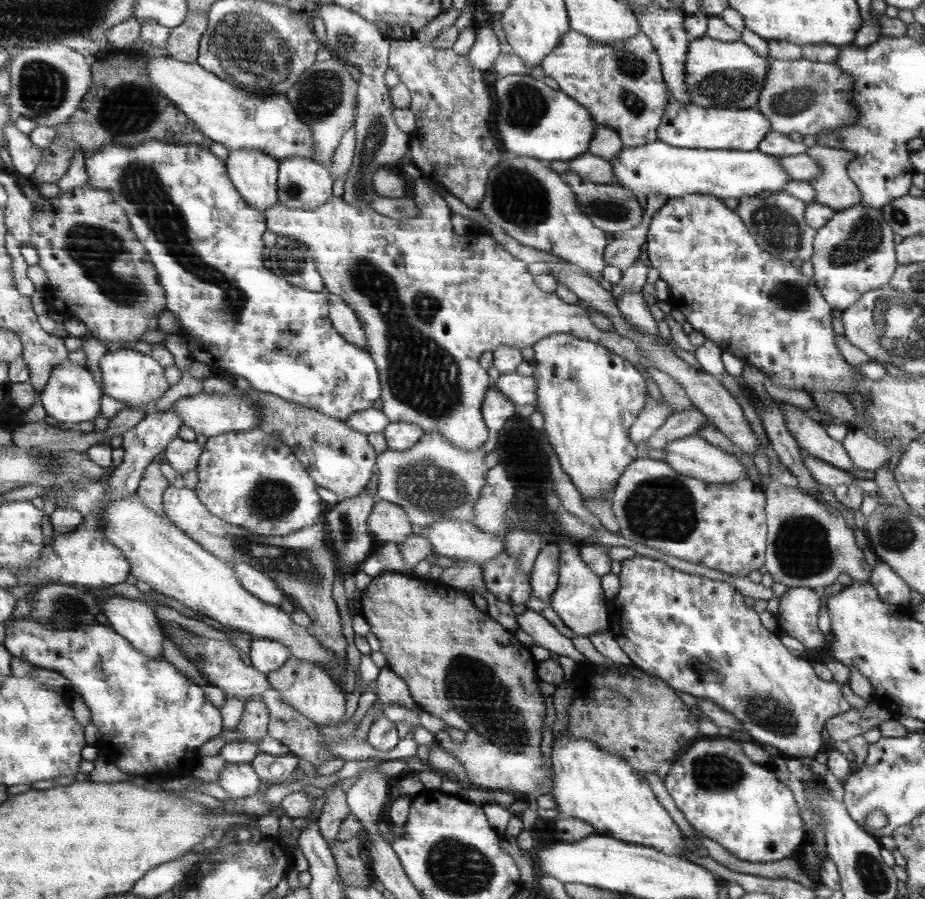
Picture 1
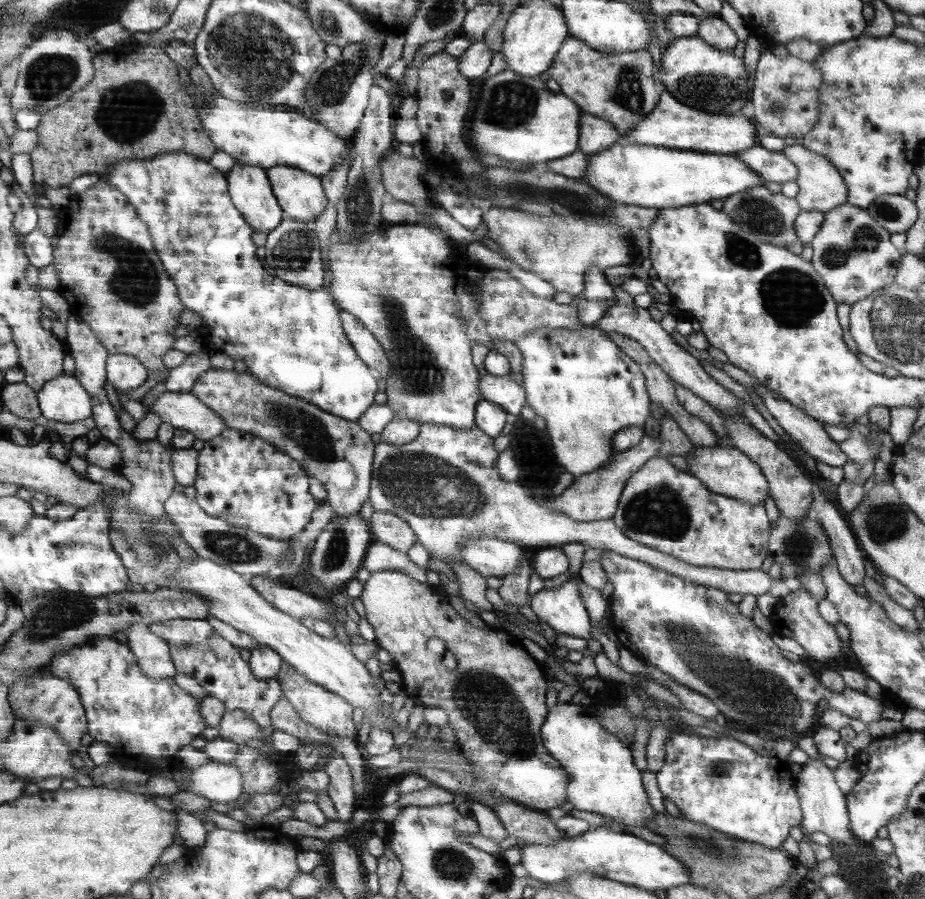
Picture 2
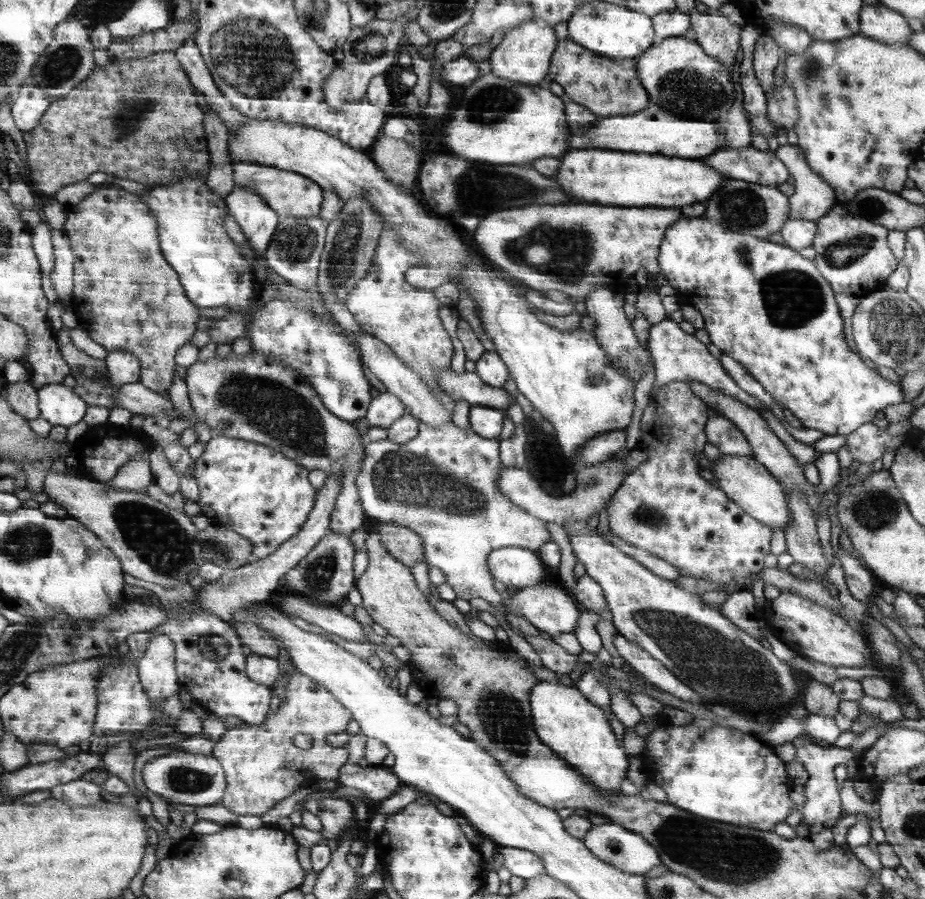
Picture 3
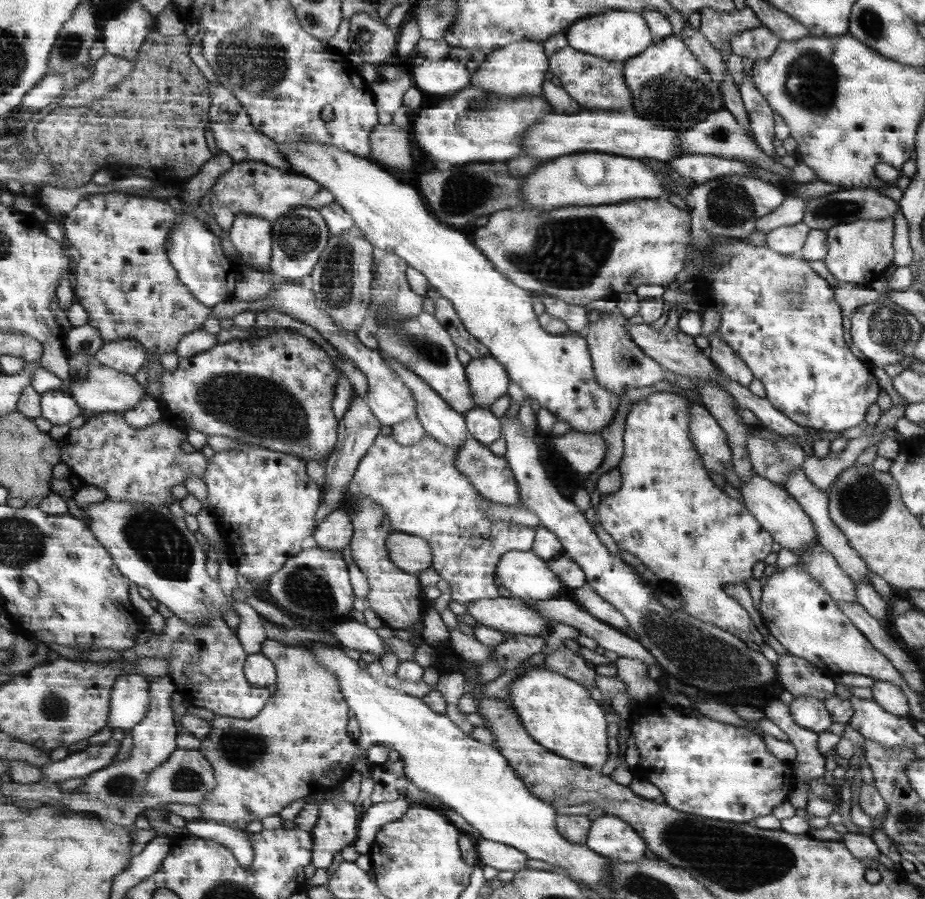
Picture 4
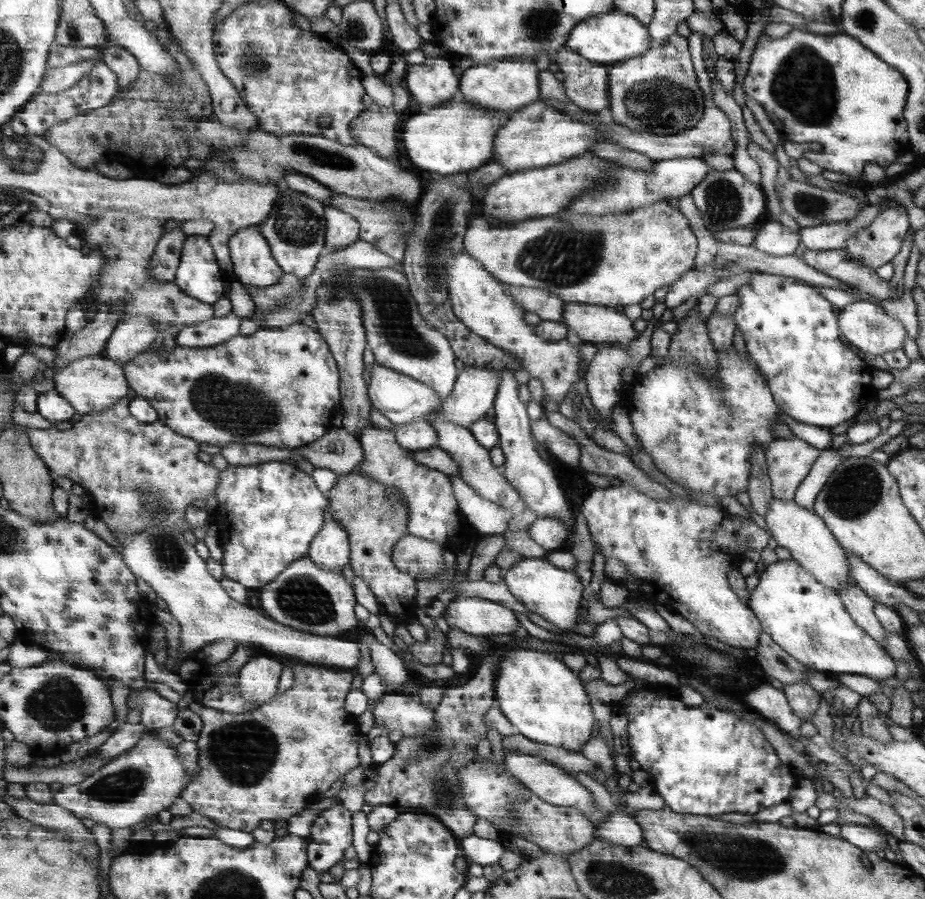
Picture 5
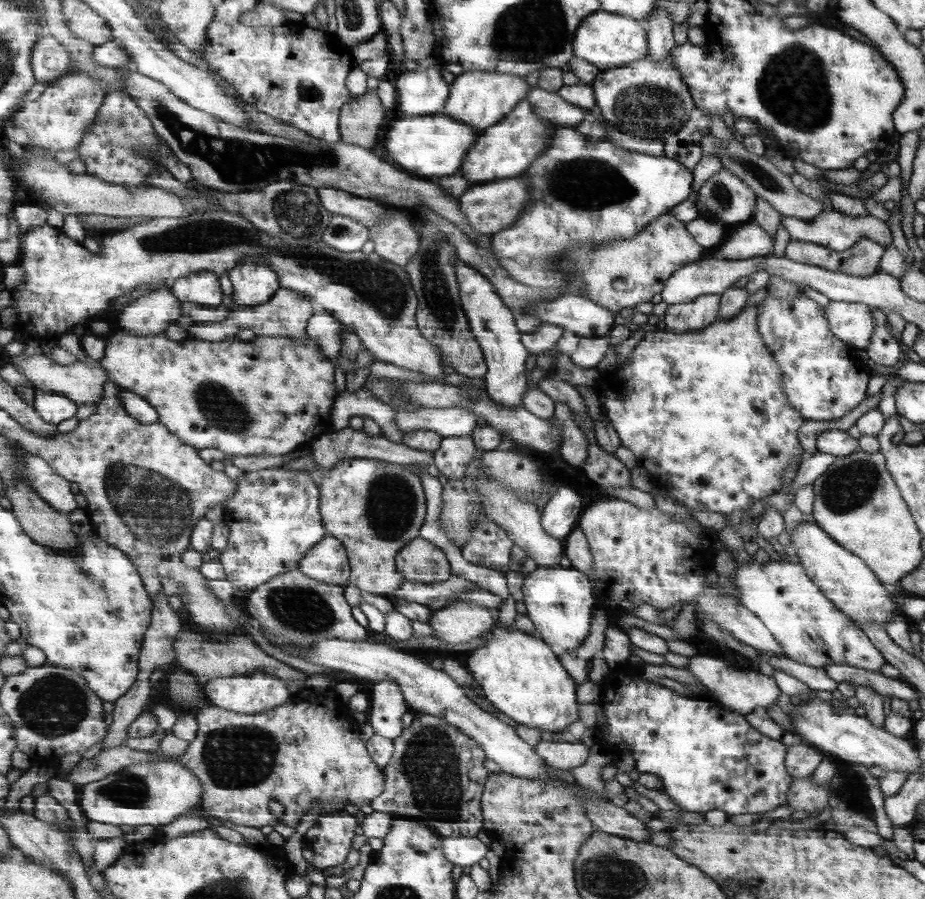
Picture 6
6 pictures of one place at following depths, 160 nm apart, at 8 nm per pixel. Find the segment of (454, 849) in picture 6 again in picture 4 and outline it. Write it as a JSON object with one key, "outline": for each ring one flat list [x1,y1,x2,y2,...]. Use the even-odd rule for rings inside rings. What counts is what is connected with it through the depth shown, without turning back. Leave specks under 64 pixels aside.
{"outline":[[478,838,474,840,474,849,478,858,476,864,491,866,496,871,511,871,513,873,526,868,524,867,526,856,516,848]]}

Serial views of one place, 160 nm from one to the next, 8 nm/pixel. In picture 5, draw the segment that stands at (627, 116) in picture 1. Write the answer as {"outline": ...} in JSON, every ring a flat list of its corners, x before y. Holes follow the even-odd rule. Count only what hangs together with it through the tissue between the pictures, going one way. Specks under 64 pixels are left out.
{"outline":[[567,47,556,52,552,60,564,74,562,85,568,100,581,110,606,115,609,109,607,66,588,62]]}

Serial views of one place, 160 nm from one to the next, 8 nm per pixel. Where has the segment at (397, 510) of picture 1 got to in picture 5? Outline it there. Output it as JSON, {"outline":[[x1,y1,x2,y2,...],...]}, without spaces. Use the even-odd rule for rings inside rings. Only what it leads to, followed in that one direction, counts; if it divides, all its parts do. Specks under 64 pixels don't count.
{"outline":[[408,532,396,543,392,550,392,562,405,574,410,574,413,578,425,579,440,576,445,572,443,557,441,557,443,548,437,546,435,542,429,542,420,537,409,535]]}

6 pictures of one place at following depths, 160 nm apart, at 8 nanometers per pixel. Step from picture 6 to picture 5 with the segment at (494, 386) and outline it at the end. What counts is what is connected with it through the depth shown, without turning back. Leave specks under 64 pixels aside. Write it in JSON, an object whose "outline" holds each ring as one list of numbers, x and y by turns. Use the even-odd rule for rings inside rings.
{"outline":[[509,369,498,370,497,394,493,400,493,424,498,432,498,447,504,454,504,466,500,469,507,482,515,489,523,502,537,516,552,516,568,524,569,510,565,506,565,498,559,490,559,484,551,472,551,468,539,458,535,450,535,439,529,434,529,418,525,414,525,406,519,400,517,382,513,371]]}

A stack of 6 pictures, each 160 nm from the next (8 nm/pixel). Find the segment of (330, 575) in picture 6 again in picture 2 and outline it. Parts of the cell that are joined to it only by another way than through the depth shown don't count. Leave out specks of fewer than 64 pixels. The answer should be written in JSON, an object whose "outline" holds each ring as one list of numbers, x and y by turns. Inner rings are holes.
{"outline":[[209,369,201,374,192,389,193,395,224,418,228,428,258,434,297,459,310,476,325,486,326,500,339,517,359,514,363,504,370,500,376,442,360,423,329,414,303,398,285,394,261,382,249,370]]}

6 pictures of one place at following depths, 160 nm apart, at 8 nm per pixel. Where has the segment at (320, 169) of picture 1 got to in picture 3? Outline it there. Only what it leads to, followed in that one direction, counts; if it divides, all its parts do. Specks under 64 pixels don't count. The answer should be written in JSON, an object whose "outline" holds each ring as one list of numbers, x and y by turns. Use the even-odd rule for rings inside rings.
{"outline":[[252,162,232,163,233,186,244,186,256,190,261,198,280,217,316,217,320,215,326,190,313,179,293,171,281,170,272,166,261,166]]}

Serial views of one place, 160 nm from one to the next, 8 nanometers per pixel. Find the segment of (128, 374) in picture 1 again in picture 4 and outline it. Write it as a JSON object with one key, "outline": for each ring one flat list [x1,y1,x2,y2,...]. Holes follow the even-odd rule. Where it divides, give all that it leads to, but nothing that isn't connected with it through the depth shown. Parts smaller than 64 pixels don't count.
{"outline":[[120,340,103,345,103,348,93,356,99,364,134,375,147,362,148,350,137,340]]}

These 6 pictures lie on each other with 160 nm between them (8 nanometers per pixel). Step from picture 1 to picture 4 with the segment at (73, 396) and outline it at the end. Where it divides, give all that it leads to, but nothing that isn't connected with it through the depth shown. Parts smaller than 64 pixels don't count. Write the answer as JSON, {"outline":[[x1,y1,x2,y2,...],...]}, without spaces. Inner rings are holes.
{"outline":[[59,389,42,394,42,416,53,425,66,425,83,414,77,400]]}

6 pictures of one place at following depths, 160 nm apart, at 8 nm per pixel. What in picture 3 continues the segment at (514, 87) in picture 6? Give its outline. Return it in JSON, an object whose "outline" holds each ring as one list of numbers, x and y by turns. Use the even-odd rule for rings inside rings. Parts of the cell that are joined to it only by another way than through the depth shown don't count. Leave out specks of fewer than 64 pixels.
{"outline":[[524,22,517,28,507,31,490,52,487,61,491,69,490,73,511,82,539,84,548,74,548,66,556,48,553,32,553,26,545,26,544,22]]}

